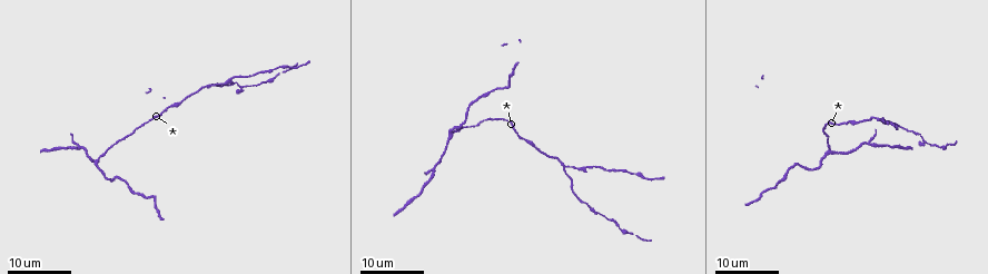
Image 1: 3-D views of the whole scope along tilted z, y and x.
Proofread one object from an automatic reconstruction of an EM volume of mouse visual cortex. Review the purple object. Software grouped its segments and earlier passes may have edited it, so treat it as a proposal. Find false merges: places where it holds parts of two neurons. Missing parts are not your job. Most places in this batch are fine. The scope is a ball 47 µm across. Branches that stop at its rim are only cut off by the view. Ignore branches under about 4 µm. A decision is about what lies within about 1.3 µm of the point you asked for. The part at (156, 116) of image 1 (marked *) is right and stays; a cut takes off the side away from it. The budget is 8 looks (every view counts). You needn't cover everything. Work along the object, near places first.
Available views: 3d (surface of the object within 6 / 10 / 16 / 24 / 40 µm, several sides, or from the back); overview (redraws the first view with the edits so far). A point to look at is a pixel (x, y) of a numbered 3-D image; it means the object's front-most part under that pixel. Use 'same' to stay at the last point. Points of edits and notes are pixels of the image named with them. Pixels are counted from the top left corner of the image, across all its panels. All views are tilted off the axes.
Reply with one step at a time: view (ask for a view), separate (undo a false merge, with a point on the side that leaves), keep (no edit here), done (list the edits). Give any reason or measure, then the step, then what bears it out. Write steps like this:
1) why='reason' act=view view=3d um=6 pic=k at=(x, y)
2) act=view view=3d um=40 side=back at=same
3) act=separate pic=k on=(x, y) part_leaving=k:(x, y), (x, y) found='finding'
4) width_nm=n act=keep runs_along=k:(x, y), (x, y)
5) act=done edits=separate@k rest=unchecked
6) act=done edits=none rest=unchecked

why='a fork' act=view view=3d um=16 pic=1 at=(96, 161)

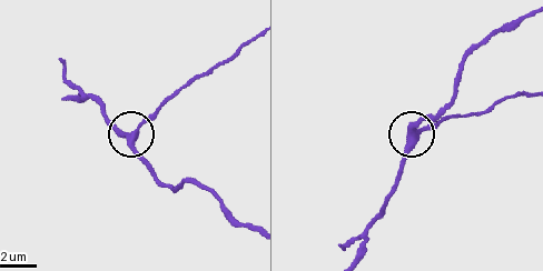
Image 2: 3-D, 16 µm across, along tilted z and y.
act=view view=3d um=10 pic=2 at=(130, 137)

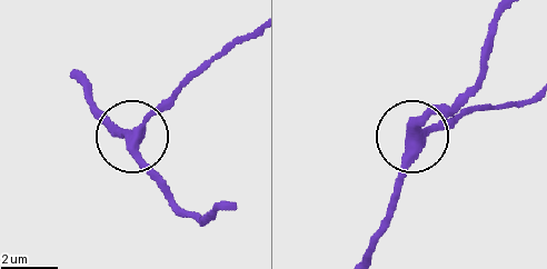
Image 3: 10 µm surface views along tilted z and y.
act=view view=3d um=10 side=back pic=3 at=(131, 138)

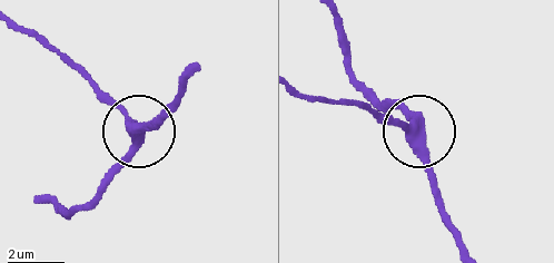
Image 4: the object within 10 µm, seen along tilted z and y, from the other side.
side_arm_um=18 act=keep found='all the same neuron'

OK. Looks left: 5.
why='three arms meet' act=view view=3d um=16 pic=1 at=(563, 165)

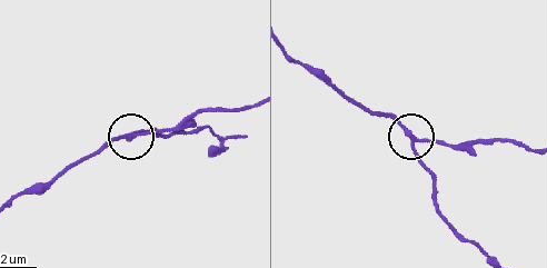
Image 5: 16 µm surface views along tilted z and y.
act=view view=3d um=10 pic=5 at=(133, 136)

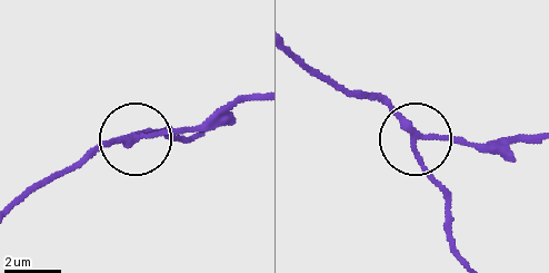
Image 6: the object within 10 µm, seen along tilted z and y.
width_nm=200 act=keep runs_along=6:(17, 203), (118, 138), (202, 133) found='one neuron here'

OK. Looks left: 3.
act=view view=3d um=16 pic=1 at=(237, 75)

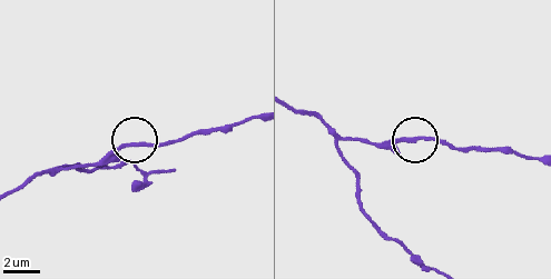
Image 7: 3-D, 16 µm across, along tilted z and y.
act=view view=3d um=6 pic=7 at=(411, 140)

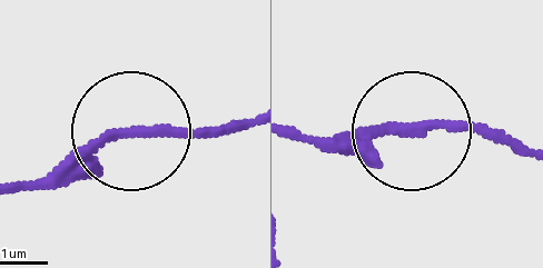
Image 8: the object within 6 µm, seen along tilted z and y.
act=keep runs_along=8:(16, 185), (75, 170), (135, 130), (239, 129) found='one neuron here'

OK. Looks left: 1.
act=done edits=none rest=unchecked

